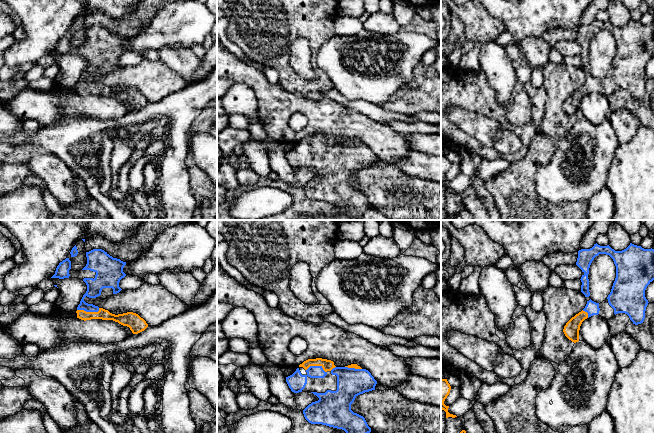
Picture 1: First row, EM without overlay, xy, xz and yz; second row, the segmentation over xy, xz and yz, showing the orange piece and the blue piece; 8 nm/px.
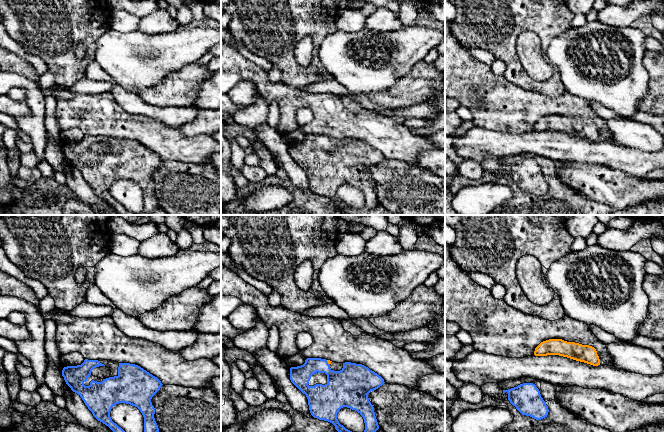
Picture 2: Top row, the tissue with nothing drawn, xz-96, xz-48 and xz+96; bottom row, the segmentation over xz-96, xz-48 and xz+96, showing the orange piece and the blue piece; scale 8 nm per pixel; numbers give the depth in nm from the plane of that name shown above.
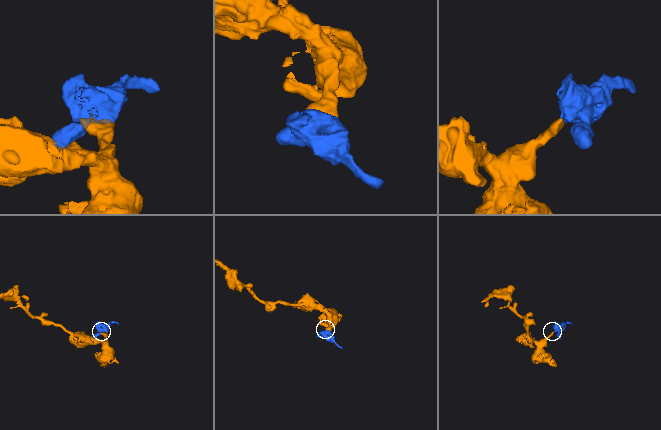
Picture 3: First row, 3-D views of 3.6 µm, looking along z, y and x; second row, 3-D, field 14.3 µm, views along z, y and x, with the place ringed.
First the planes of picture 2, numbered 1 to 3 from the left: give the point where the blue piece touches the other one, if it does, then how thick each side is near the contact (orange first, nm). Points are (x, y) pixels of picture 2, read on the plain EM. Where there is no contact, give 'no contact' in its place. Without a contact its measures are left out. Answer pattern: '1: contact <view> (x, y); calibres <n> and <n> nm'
1: no contact
2: contact xz-48 (327, 137); calibres 30 and 280 nm
3: no contact

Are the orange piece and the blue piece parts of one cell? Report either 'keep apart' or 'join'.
join

